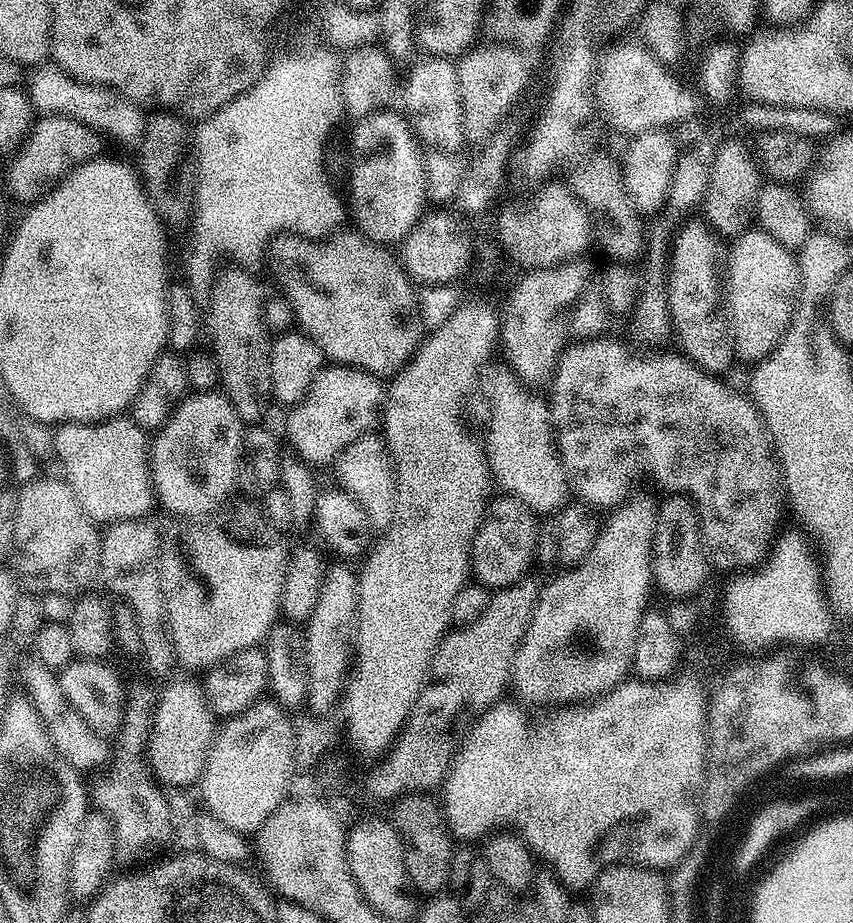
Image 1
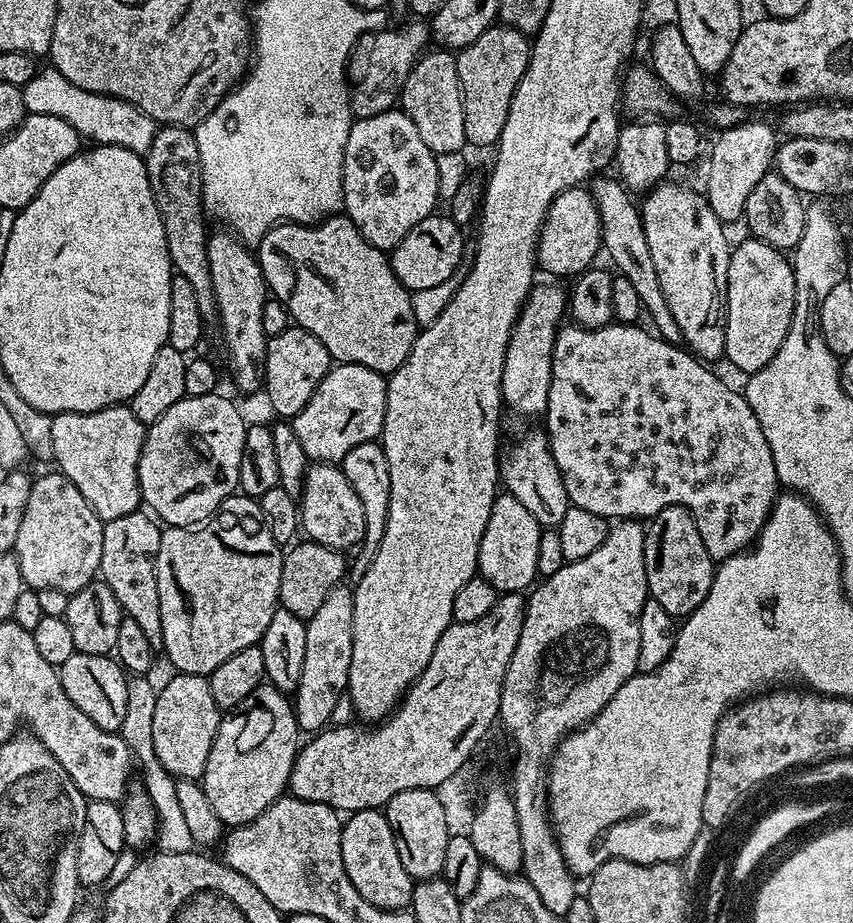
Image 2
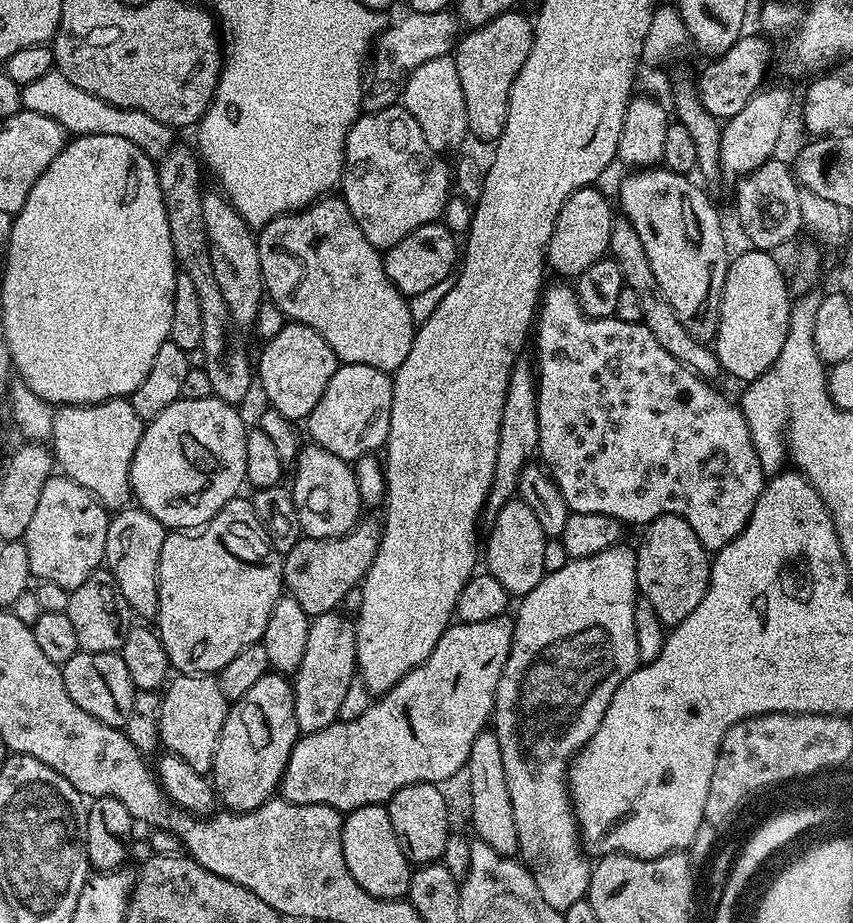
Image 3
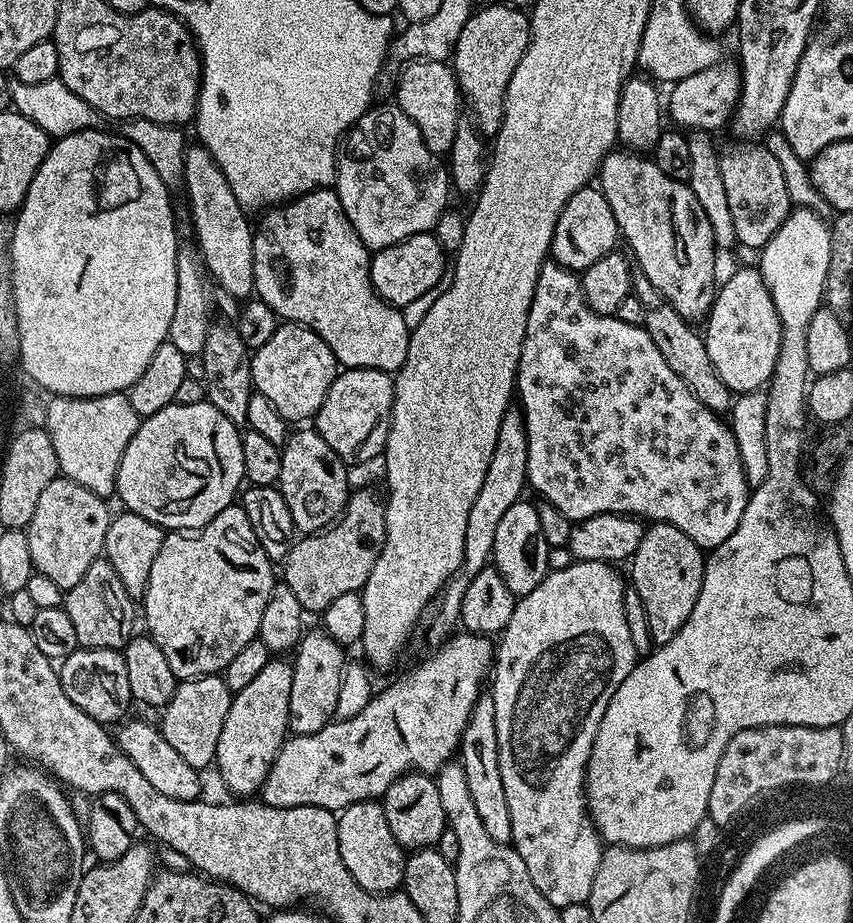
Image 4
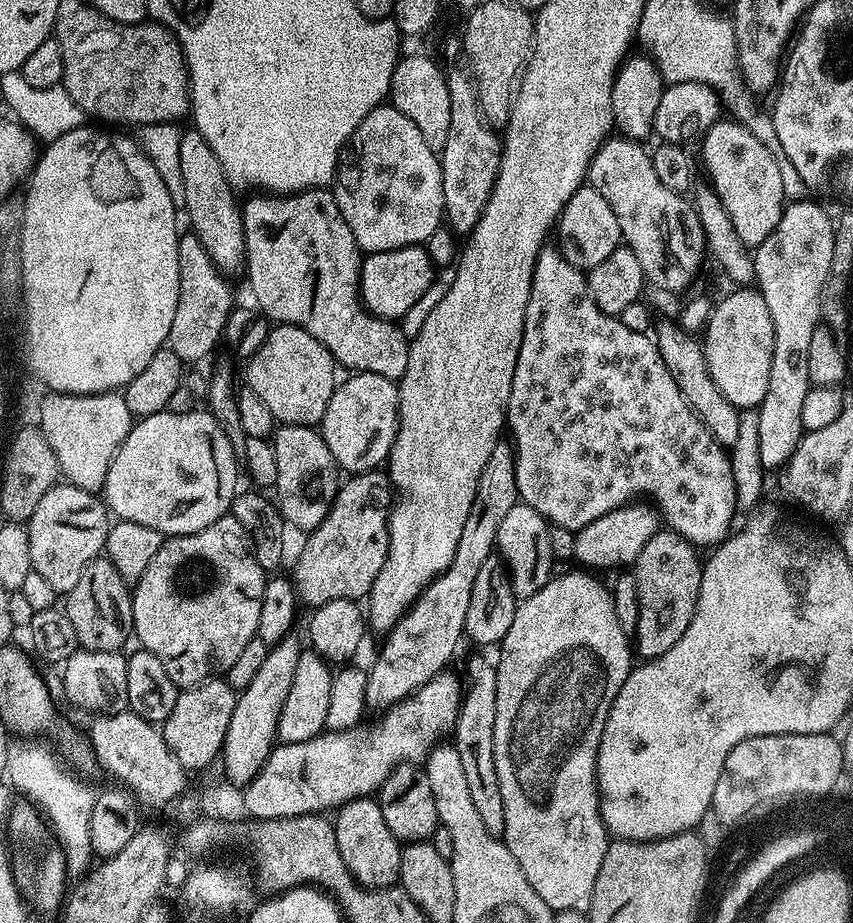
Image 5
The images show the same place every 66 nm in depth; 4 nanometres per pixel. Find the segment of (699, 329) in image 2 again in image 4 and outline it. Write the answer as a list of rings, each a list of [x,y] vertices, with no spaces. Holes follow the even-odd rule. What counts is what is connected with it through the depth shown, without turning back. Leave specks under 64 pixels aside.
[[[620,151],[609,152],[598,173],[599,187],[610,202],[610,210],[614,210],[620,236],[628,239],[642,276],[672,304],[681,318],[689,322],[703,321],[712,311],[718,291],[718,241],[711,224],[685,181],[662,174],[655,159],[643,160],[640,157],[643,155],[635,151]]]

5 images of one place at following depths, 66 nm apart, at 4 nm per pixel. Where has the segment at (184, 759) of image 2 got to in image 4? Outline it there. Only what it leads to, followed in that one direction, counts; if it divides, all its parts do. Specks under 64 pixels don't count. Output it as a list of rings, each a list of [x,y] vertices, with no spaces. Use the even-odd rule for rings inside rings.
[[[223,675],[197,676],[195,680],[179,681],[170,702],[164,705],[164,721],[159,722],[158,728],[166,742],[192,768],[204,770],[207,764],[209,767],[215,761],[218,738],[222,738],[222,726],[226,722],[233,695],[226,686]]]

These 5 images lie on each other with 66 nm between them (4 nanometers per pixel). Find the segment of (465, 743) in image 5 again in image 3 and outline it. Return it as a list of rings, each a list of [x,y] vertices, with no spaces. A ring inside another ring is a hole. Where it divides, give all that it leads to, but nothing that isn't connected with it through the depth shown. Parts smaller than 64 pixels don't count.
[[[485,730],[474,738],[474,746],[470,746],[470,758],[466,765],[466,777],[468,776],[468,796],[472,799],[472,828],[475,835],[486,846],[498,850],[498,854],[515,857],[520,851],[518,846],[518,829],[514,827],[514,806],[510,806],[510,790],[506,790],[506,770],[502,770],[502,750],[498,746],[498,738],[495,731]]]

